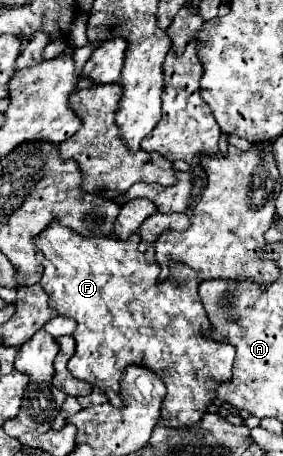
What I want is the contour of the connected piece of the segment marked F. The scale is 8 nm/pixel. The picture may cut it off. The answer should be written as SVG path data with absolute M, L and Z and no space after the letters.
M54 220L52 226L36 238L36 246L44 254L44 274L40 284L48 292L49 306L60 312L60 316L74 318L78 324L72 334L74 340L78 340L76 352L68 362L72 376L90 384L94 378L94 384L106 390L112 406L124 406L120 398L120 378L124 368L134 364L146 366L164 380L167 388L161 411L162 420L166 420L164 426L188 428L198 424L216 398L216 386L232 380L234 348L202 336L202 328L210 324L198 298L200 282L194 278L194 270L174 262L170 278L158 282L160 266L158 262L150 264L144 254L138 252L138 234L132 234L126 242L116 238L82 238L74 234L74 230L60 226L58 220Z

